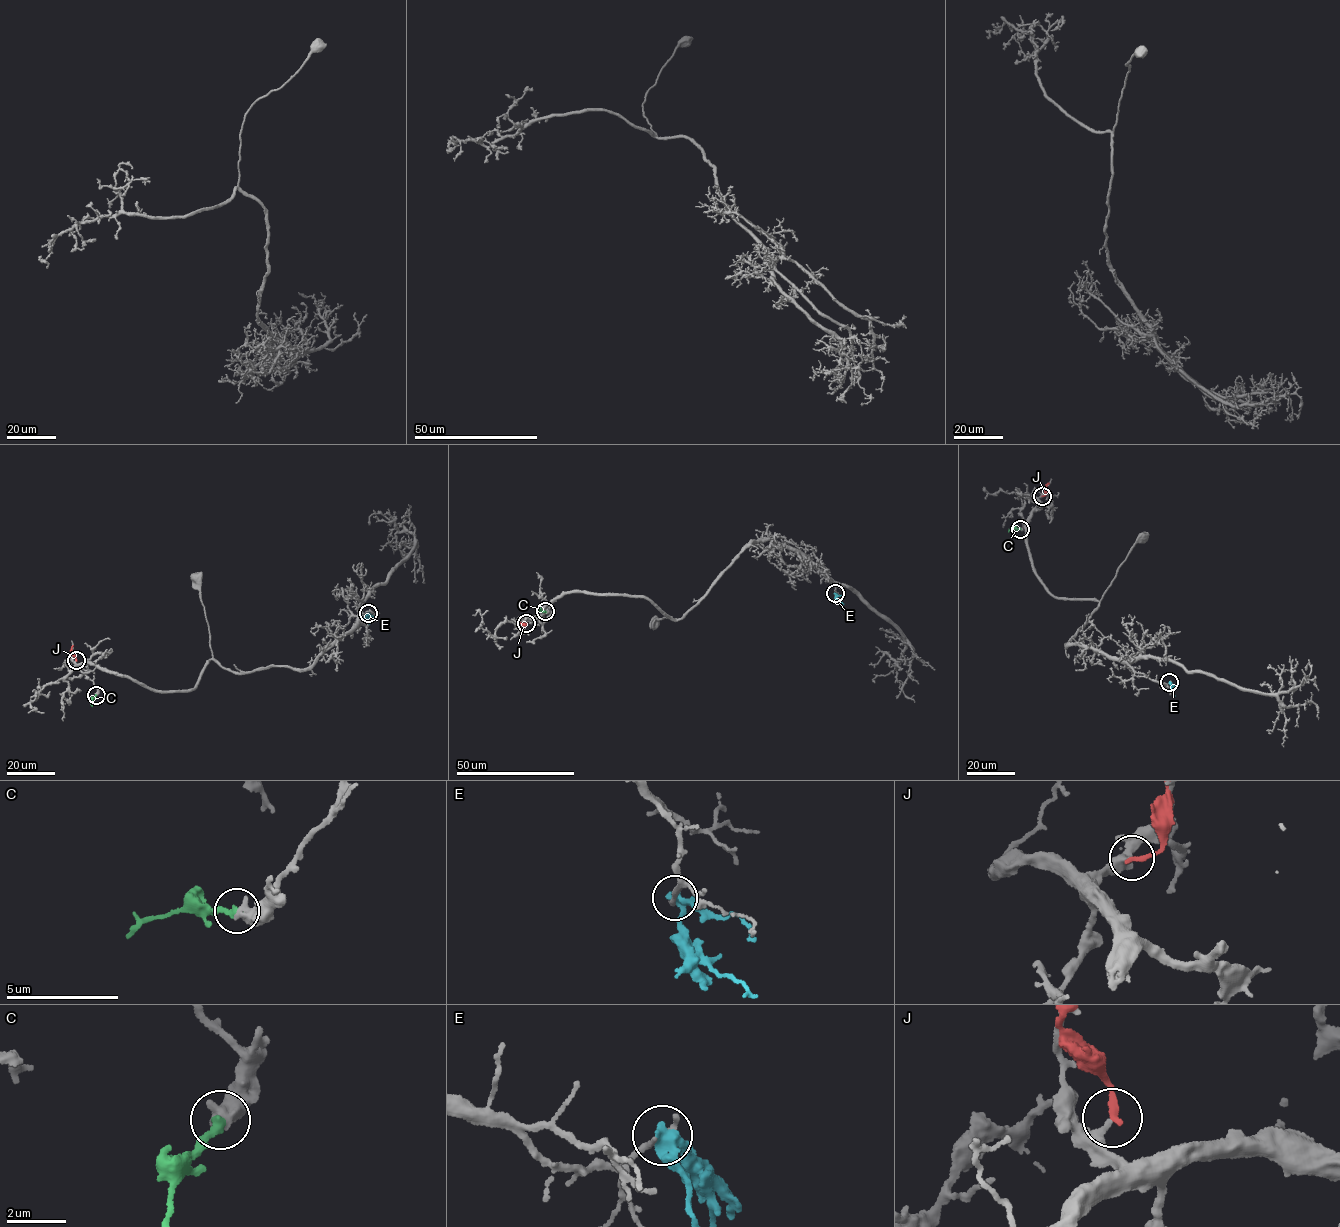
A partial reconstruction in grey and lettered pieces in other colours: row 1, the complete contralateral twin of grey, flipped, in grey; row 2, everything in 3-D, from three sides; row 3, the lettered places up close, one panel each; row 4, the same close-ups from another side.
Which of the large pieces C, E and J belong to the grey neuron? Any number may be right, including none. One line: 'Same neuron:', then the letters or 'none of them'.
Same neuron: C

